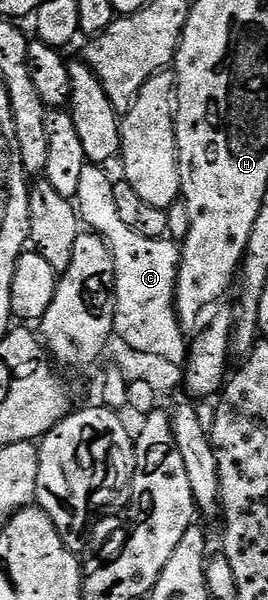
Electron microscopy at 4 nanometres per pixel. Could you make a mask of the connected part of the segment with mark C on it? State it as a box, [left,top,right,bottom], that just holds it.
[74,164,188,368]

